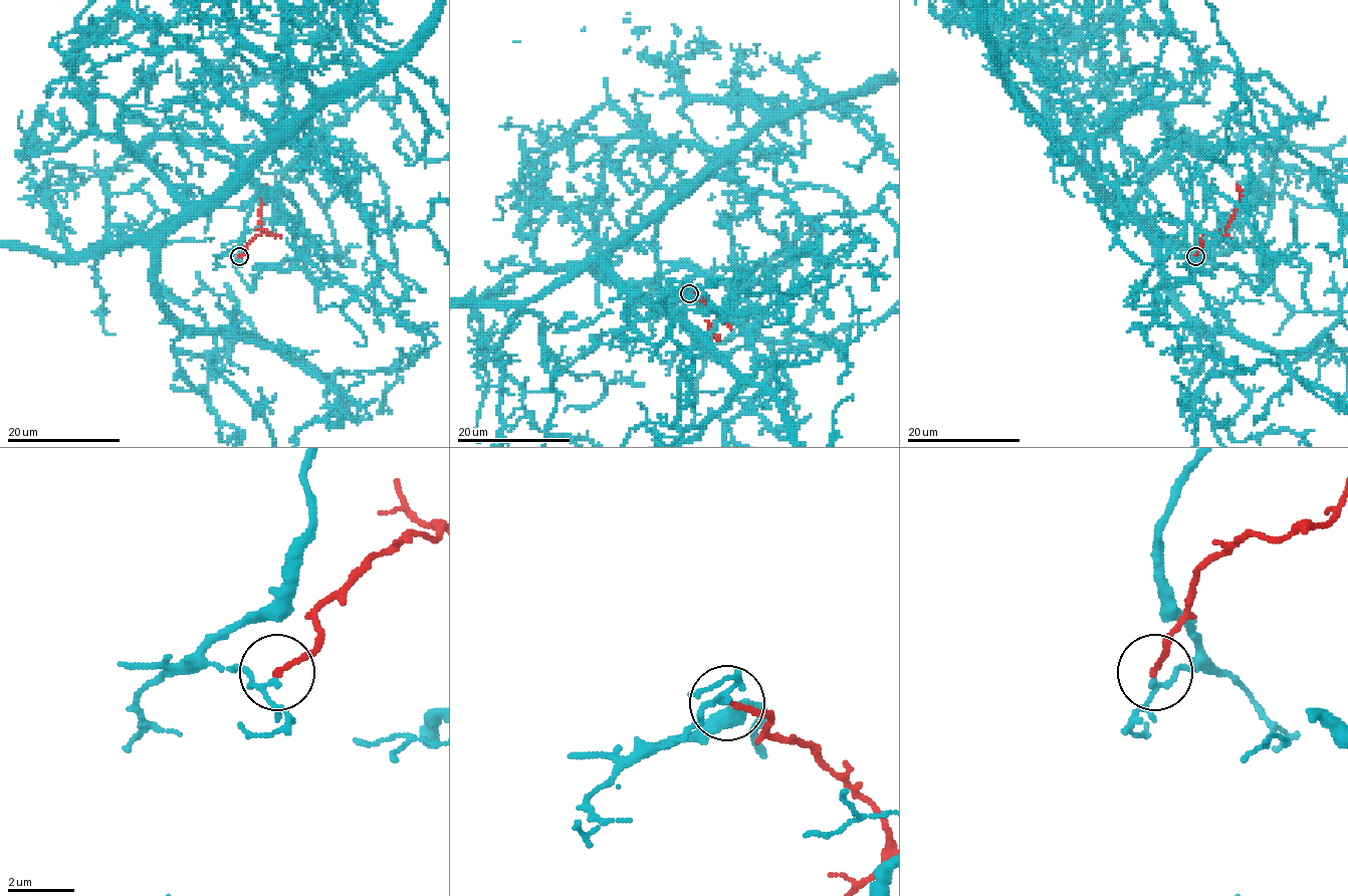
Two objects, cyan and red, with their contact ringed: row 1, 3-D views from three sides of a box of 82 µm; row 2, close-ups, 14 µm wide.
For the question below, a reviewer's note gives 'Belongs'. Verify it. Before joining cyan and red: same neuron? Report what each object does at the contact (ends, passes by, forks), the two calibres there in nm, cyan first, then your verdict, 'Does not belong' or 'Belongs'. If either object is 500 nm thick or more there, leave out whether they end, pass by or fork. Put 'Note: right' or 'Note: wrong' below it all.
At the ring cyan passes by. At the ring red ends. Thickness 120 nm (cyan) against 170 nm. Does not belong
Note: wrong

